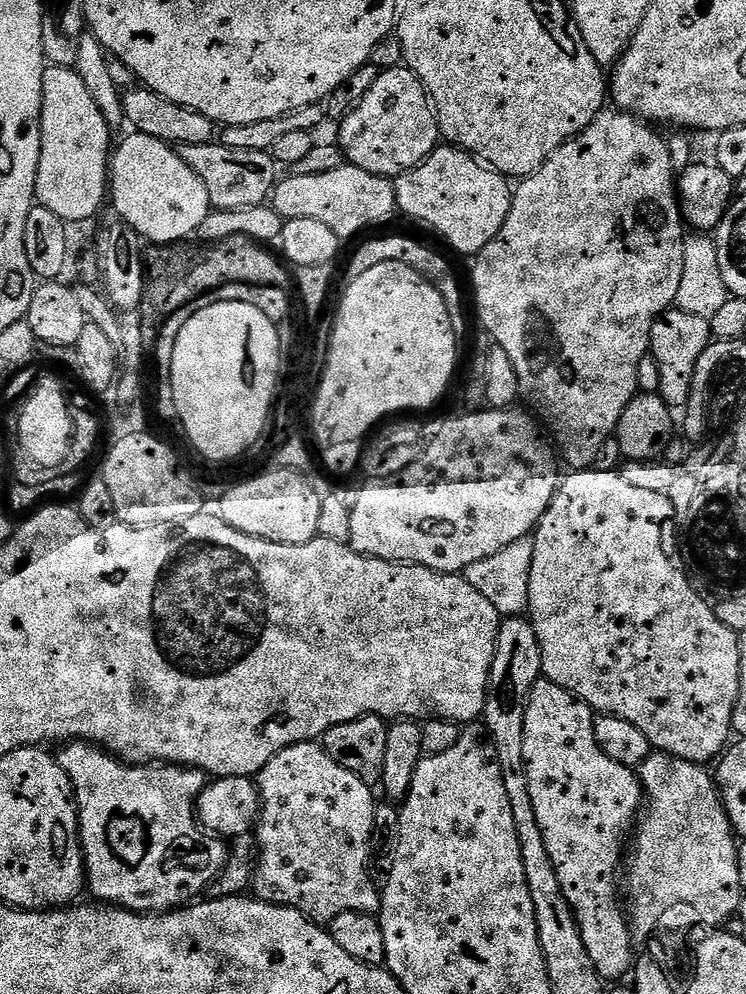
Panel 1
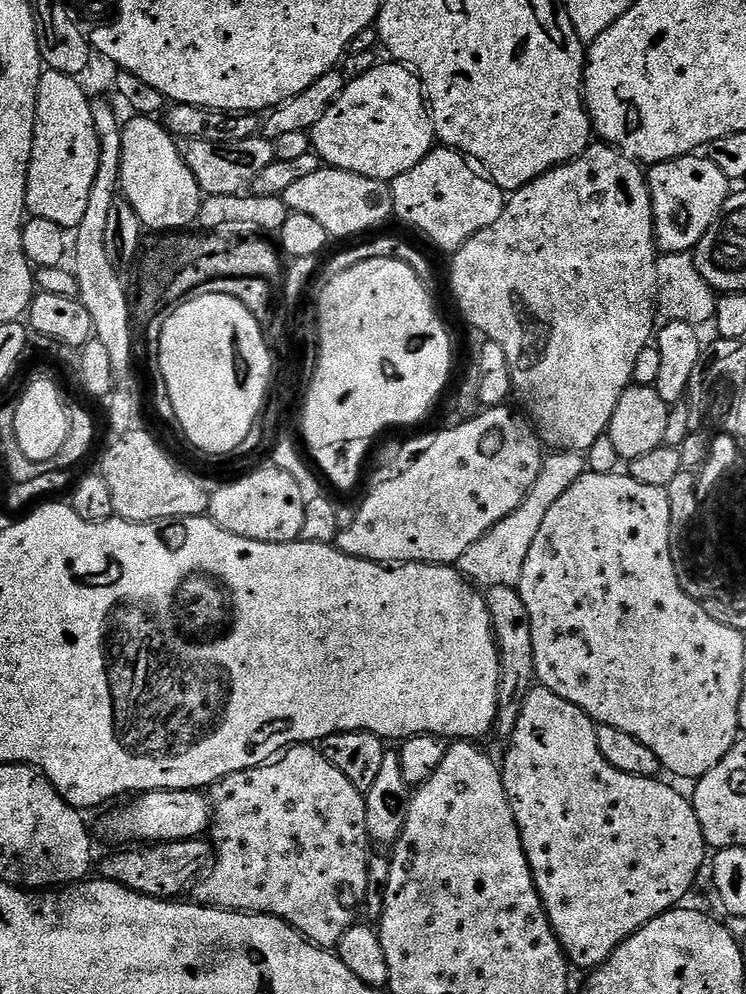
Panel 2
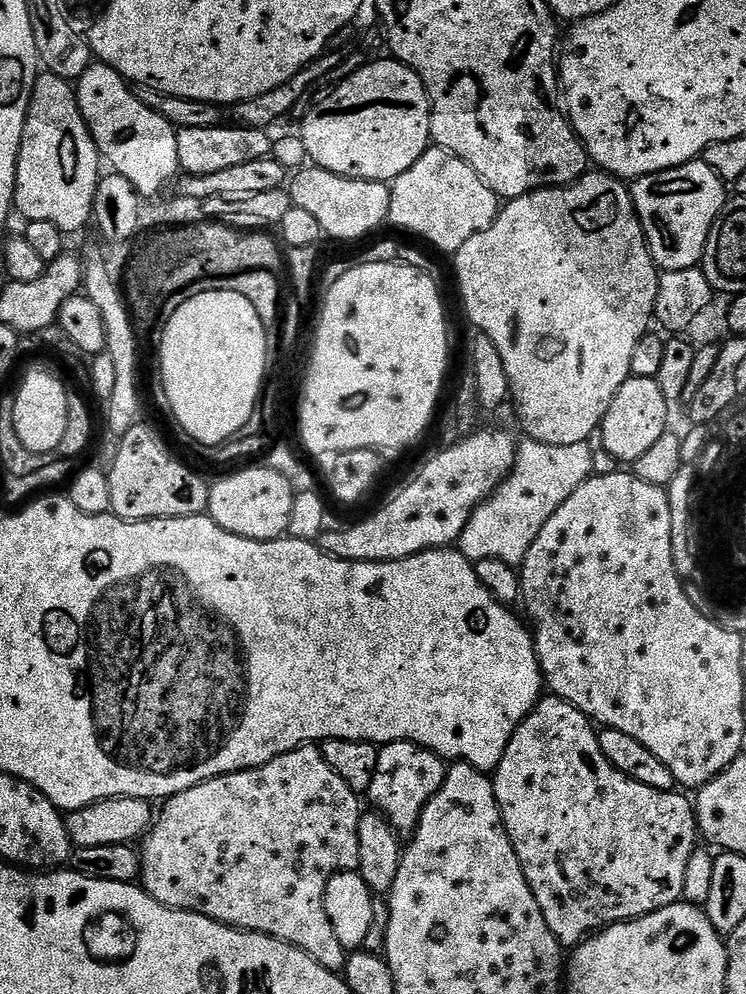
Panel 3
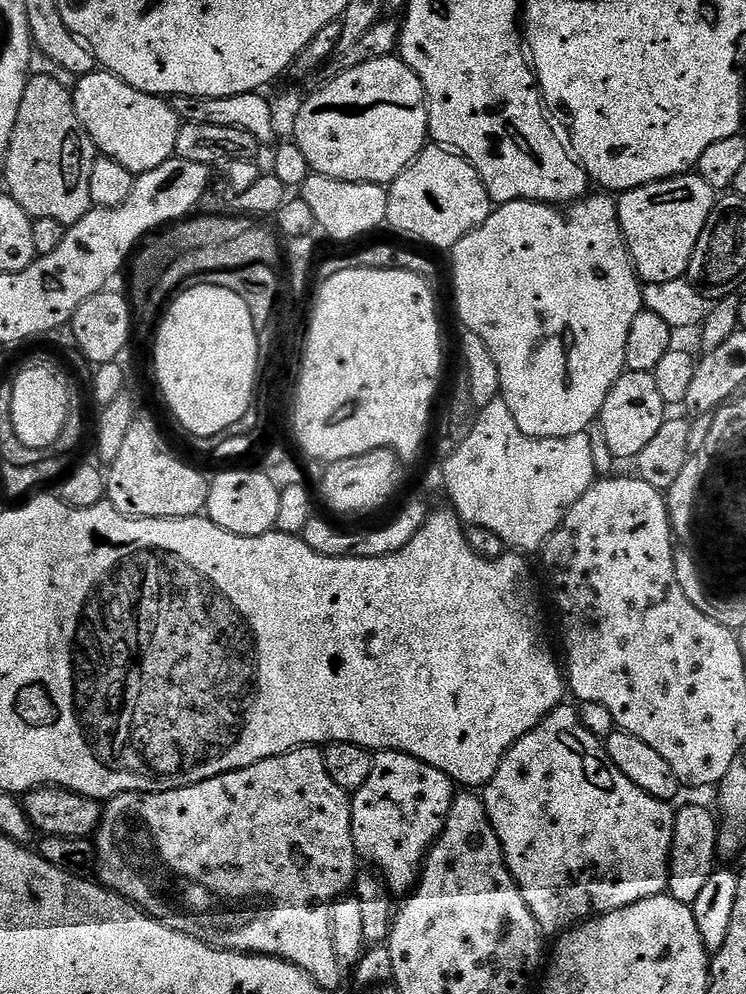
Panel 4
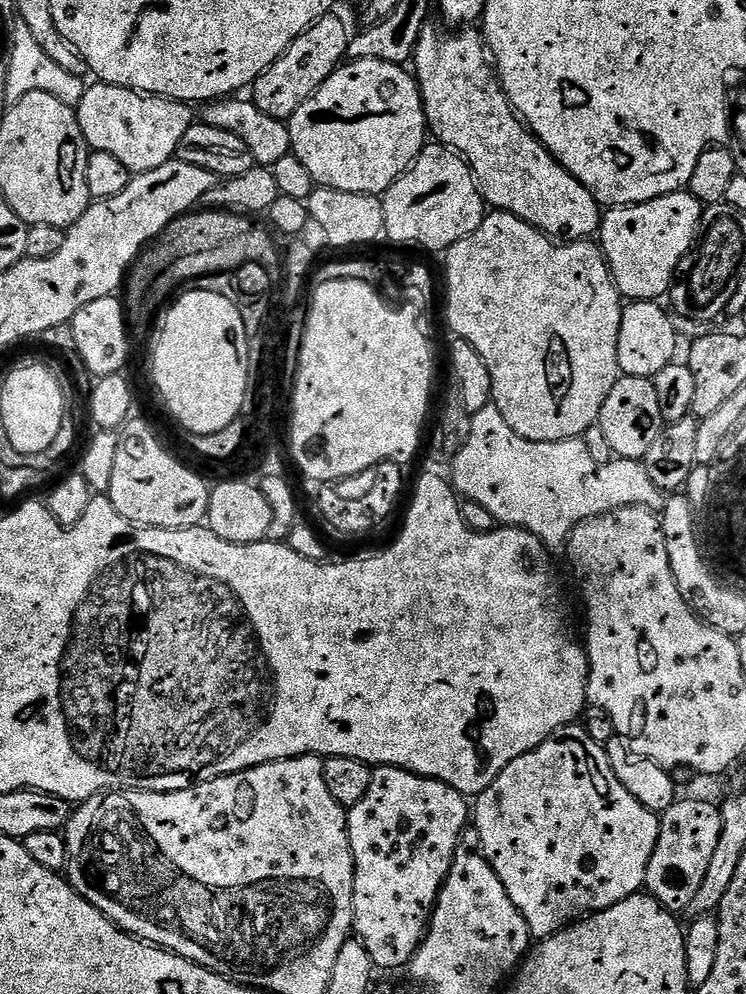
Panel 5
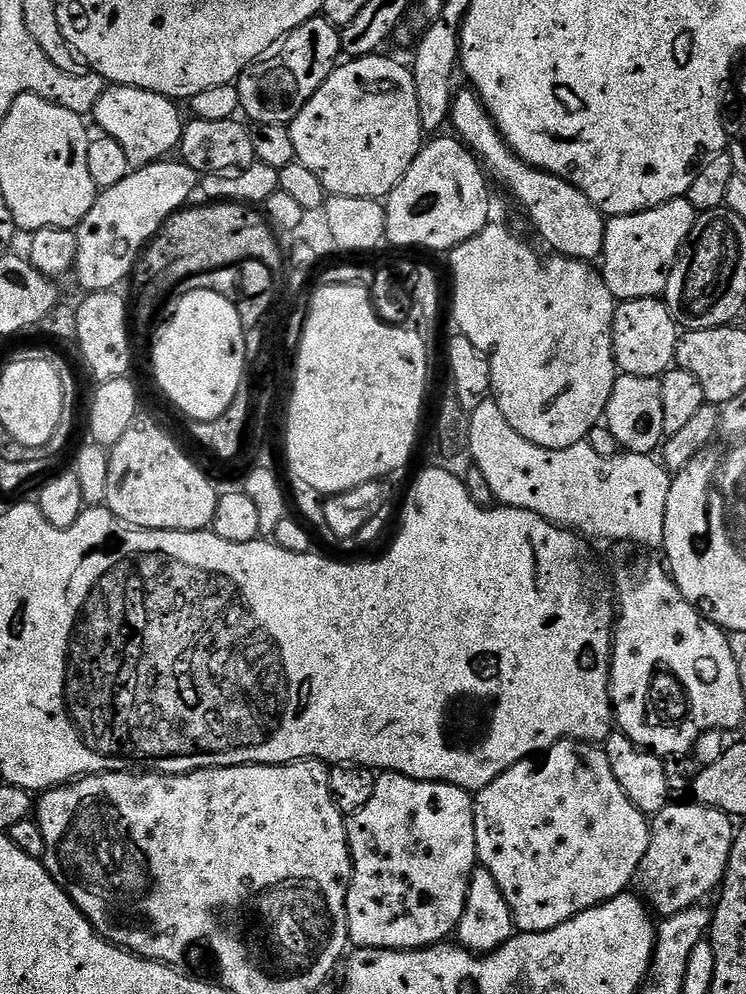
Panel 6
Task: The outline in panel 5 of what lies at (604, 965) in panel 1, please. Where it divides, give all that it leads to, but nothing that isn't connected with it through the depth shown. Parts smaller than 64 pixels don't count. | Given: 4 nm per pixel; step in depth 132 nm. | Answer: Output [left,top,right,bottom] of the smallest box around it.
[474,723,660,938]

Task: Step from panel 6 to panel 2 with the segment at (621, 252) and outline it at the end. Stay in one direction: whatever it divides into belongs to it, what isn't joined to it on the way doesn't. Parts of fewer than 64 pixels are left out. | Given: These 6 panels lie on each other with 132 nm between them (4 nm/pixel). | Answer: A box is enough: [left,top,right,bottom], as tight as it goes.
[646,154,730,254]

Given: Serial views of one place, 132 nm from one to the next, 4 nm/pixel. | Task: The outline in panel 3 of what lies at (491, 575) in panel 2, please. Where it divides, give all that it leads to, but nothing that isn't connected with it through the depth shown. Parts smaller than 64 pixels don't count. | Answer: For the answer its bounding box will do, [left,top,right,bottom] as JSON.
[458,438,593,566]

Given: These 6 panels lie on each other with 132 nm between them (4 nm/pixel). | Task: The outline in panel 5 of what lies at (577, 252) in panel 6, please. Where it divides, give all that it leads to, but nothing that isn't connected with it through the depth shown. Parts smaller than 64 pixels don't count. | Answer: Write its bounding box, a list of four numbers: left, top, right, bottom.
[414,26,602,242]

